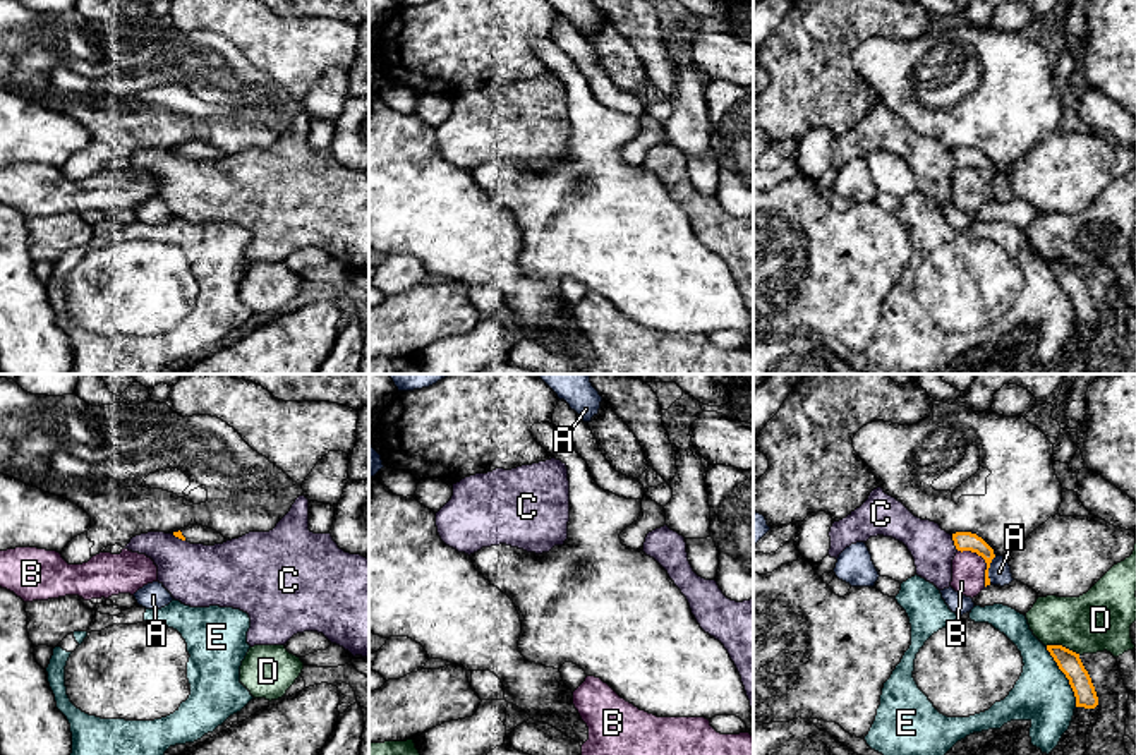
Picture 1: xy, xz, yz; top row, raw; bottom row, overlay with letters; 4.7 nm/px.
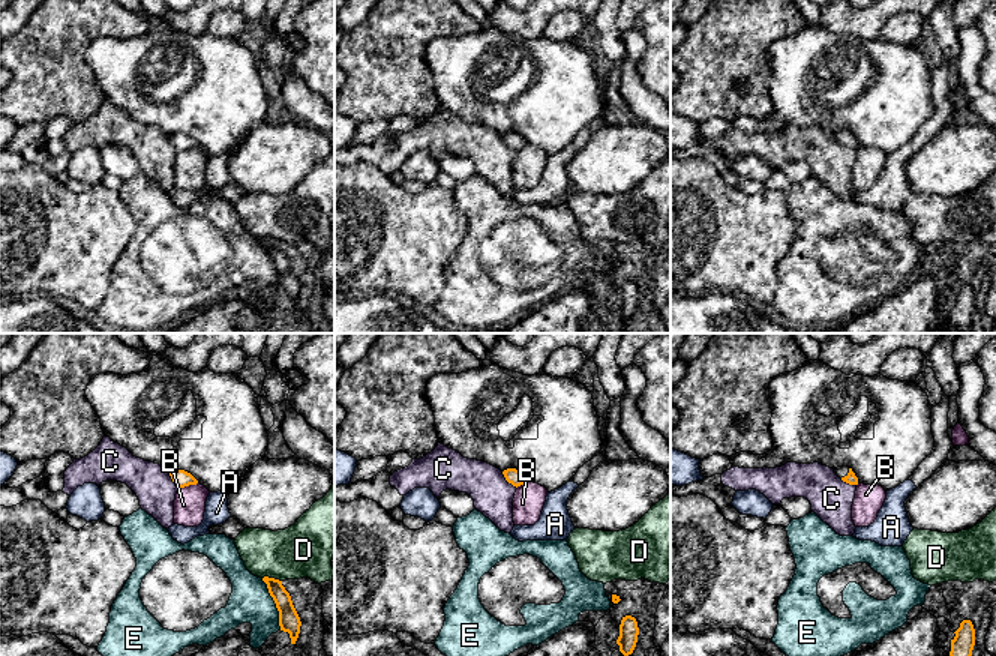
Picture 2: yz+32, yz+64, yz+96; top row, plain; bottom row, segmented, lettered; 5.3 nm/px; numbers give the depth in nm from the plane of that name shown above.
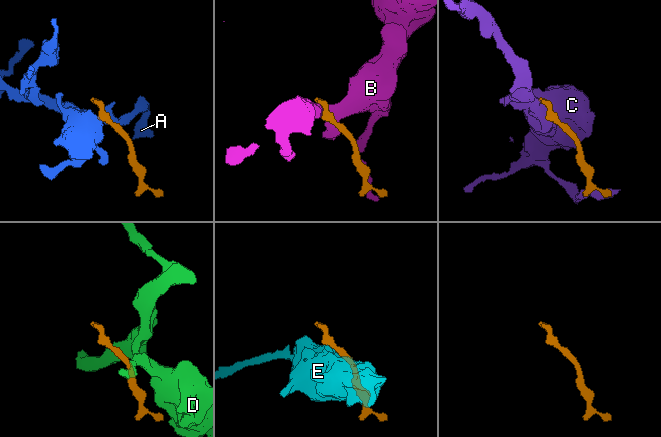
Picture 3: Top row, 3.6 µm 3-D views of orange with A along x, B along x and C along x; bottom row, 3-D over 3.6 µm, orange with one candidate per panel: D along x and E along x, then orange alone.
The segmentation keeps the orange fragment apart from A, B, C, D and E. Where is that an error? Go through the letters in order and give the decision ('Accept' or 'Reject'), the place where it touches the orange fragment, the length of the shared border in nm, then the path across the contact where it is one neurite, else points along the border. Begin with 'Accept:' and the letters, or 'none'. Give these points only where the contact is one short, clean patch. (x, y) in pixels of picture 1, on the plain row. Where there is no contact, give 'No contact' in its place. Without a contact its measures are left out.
Accept: none
A: Reject. Touches orange at yz (987, 186). Shared border 130 nm. Boundary: yz (996, 172), (989, 182), (989, 198)
B: Reject. Touches orange at yz (984, 174). Shared border 220 nm. Boundary: yz (958, 165), (977, 169), (984, 175), (985, 201)
C: Reject. Touches orange at yz (954, 158). Shared border 80 nm
D: Reject. Touches orange at yz (1061, 261). Shared border 170 nm. Boundary: yz (1045, 261), (1064, 261), (1080, 270)
E: Reject. Touches orange at yz (1066, 292). Shared border 320 nm

